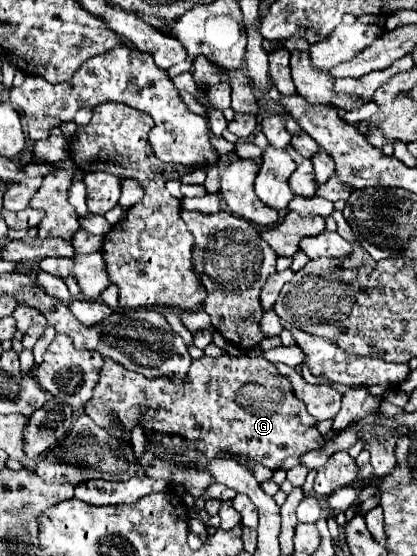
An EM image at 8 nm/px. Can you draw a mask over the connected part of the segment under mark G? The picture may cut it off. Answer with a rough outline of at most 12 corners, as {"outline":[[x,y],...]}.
{"outline":[[264,356],[148,380],[106,358],[86,414],[278,468],[324,436]]}

